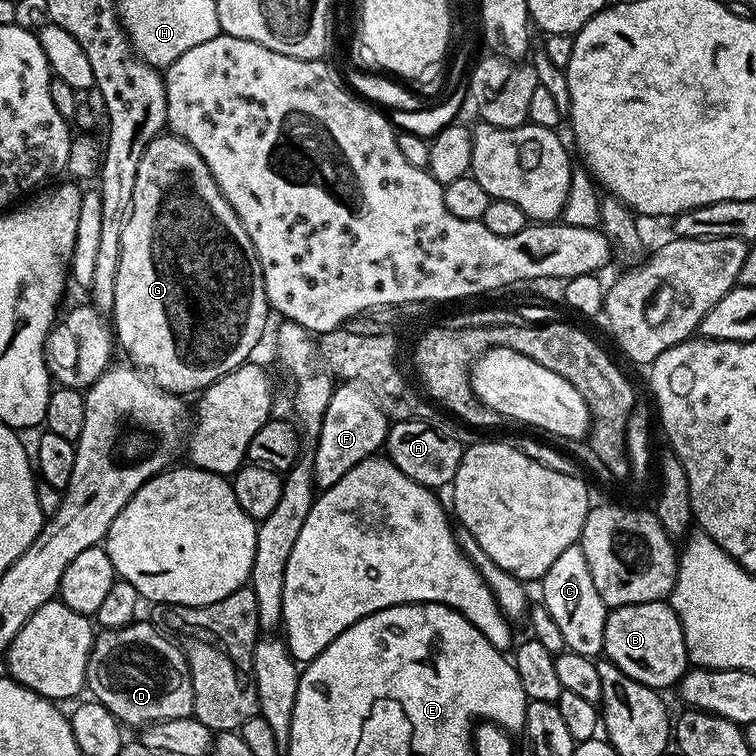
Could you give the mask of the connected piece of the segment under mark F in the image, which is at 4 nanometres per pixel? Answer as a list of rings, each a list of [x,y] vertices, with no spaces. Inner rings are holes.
[[[356,382],[337,383],[333,387],[332,397],[326,406],[326,414],[320,423],[320,436],[314,441],[316,452],[311,453],[312,477],[316,480],[317,489],[323,490],[334,486],[334,482],[338,482],[338,478],[342,478],[342,474],[346,474],[346,470],[358,466],[358,462],[362,462],[368,456],[377,455],[385,447],[389,427],[388,416],[377,404],[375,398],[372,397],[371,392],[365,390]]]

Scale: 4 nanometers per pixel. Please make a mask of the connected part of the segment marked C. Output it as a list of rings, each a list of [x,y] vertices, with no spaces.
[[[579,546],[562,550],[554,566],[550,566],[542,581],[544,596],[542,602],[548,608],[550,618],[558,622],[567,651],[593,658],[604,651],[604,631],[609,609],[602,602],[598,590],[594,590],[594,578],[590,578],[590,566],[586,566],[586,554]]]

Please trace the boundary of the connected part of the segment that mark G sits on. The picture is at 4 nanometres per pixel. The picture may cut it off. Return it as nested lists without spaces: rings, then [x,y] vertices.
[[[171,134],[155,136],[146,146],[146,150],[138,162],[138,176],[134,178],[134,202],[128,212],[126,226],[122,230],[122,254],[118,258],[118,282],[114,282],[114,306],[110,316],[114,321],[115,339],[118,341],[119,347],[120,344],[124,347],[125,354],[129,356],[127,359],[139,371],[145,373],[153,384],[157,384],[166,392],[177,394],[196,391],[199,393],[201,390],[209,388],[218,378],[222,378],[230,370],[245,363],[251,357],[248,355],[255,350],[256,343],[264,336],[264,327],[268,324],[270,309],[258,254],[238,218],[238,214],[234,214],[230,202],[226,202],[222,190],[214,182],[206,162],[202,162],[198,150],[194,150],[194,146],[190,146],[188,141],[181,136]]]

